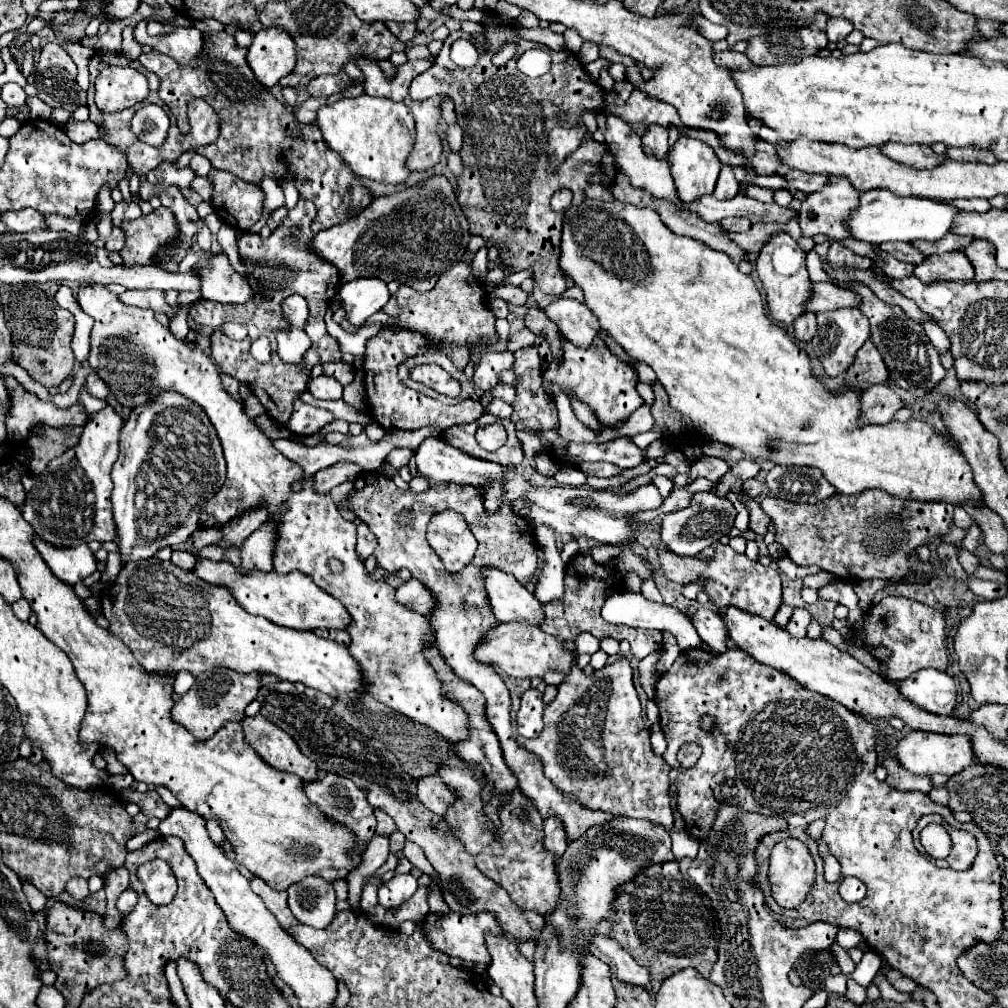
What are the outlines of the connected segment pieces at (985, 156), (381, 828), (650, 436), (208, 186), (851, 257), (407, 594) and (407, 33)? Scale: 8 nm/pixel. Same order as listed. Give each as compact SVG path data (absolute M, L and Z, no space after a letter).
M948 147L946 155L954 161L976 161L976 163L986 163L992 165L998 159L992 155L992 151L984 151L980 147Z
M374 809L374 815L377 820L376 831L378 831L378 833L390 835L390 833L396 831L396 825L392 823L392 817L390 817L390 815L384 815L384 813L378 811L378 809Z
M654 430L640 433L632 437L632 441L643 451L643 462L648 461L648 457L646 455L646 448L648 447L648 445L661 437L662 433L656 432Z
M196 178L196 181L192 181L191 186L204 201L209 201L212 194L212 184L208 178Z
M832 241L826 253L826 261L830 267L846 267L846 269L870 269L872 267L872 261L868 257L860 257L852 253L850 249L842 247L838 241Z
M414 577L396 589L396 601L404 603L406 607L410 607L410 609L414 609L426 617L436 607L436 599L434 599L432 591L428 587L424 587L424 583L420 583Z
M388 21L386 27L402 41L402 43L408 43L412 41L420 31L416 29L416 23L394 23L394 21Z

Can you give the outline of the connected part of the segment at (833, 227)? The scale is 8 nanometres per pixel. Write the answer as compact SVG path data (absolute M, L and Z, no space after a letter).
M832 179L824 189L814 191L802 201L800 207L800 227L806 237L818 233L828 239L848 239L850 233L844 227L844 217L854 211L860 203L860 193L848 183L848 179Z

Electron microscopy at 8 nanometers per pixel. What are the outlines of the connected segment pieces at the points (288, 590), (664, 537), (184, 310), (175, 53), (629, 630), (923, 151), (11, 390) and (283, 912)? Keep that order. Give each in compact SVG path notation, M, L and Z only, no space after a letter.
M198 559L194 573L214 585L224 585L232 591L234 599L252 615L262 615L274 625L298 629L298 631L316 631L316 629L346 629L352 623L350 613L342 607L334 597L328 597L326 591L320 591L306 575L292 571L288 575L276 575L274 571L262 573L252 571L250 575L242 575L238 567L228 561L208 563L208 559Z
M710 491L694 493L692 501L690 501L690 505L686 509L676 511L676 513L668 513L664 517L660 543L664 543L664 547L668 547L676 555L692 555L694 557L702 549L706 549L708 545L716 543L722 535L728 535L730 529L734 527L736 515L738 515L738 511L734 509L730 499L720 497L716 493L710 493Z
M186 305L186 307L180 307L180 311L178 311L178 315L176 315L176 319L174 321L170 321L170 331L172 331L172 335L176 337L176 339L180 339L180 341L185 341L188 343L186 336L190 330L188 325L188 307L190 305Z
M142 19L136 29L134 29L134 39L140 45L150 45L152 49L172 57L176 63L194 63L196 55L200 55L200 47L202 47L202 31L198 31L196 27L174 27L170 33L166 35L156 35L150 37L146 33L146 19Z
M580 549L580 553L566 565L566 575L564 575L564 597L556 599L552 603L544 605L544 621L540 623L540 629L552 637L558 639L576 639L580 633L590 633L596 639L612 637L616 641L628 641L632 647L632 657L644 659L646 655L660 651L662 649L662 633L660 631L646 631L646 629L634 629L634 627L624 627L624 625L612 625L602 619L600 614L604 601L608 599L612 589L622 589L622 579L616 573L614 563L596 563L592 559L590 549Z
M888 143L888 147L882 147L882 153L892 157L896 163L904 163L916 169L934 169L946 159L946 155L936 155L930 147L900 145L900 143Z
M2 375L4 377L4 385L10 397L10 409L8 409L8 417L6 417L6 431L8 431L8 443L10 445L24 445L28 441L28 433L32 425L44 423L48 427L84 427L90 421L90 415L78 405L74 403L72 407L66 409L58 409L54 403L50 401L42 401L36 395L24 391L24 387L10 375Z
M254 877L254 879L250 881L250 887L252 887L252 891L264 901L264 905L268 907L268 911L274 913L274 917L278 919L278 923L282 925L284 931L290 931L294 925L298 925L298 923L296 923L296 917L294 917L292 911L288 909L286 893L284 893L284 891L276 891L276 889L268 887L268 885L266 885L262 879L258 879L258 877Z

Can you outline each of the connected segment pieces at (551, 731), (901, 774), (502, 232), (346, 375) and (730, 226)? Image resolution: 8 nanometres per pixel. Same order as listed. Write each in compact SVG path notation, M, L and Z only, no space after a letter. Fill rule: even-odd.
M566 641L566 647L574 655L572 671L564 681L558 685L558 695L552 703L544 709L544 729L534 739L524 739L524 747L534 753L544 767L544 775L562 791L564 795L574 795L576 801L580 801L590 811L610 811L612 815L622 817L634 817L634 819L646 819L654 825L662 825L672 838L672 851L676 860L684 857L694 859L698 853L699 841L694 837L688 837L683 830L676 833L672 830L672 809L670 809L670 795L668 795L668 773L670 765L652 751L650 745L650 731L646 731L640 701L632 683L632 667L626 659L618 659L612 665L606 665L600 671L594 671L594 675L584 675L584 671L576 665L576 651L574 641ZM556 765L562 769L562 779L556 779Z
M888 751L884 753L884 761L882 765L888 771L888 785L898 789L898 791L920 791L920 793L930 793L932 791L932 781L926 775L914 775L908 769L904 769L896 759L892 759L888 755Z
M486 15L486 21L482 23L484 33L486 33L486 41L484 41L484 49L490 53L496 53L498 47L502 47L504 43L516 43L518 45L518 53L512 57L512 61L508 61L502 67L496 67L492 61L478 61L474 67L468 69L466 77L466 69L458 67L452 63L450 59L450 41L444 41L444 47L440 51L440 55L436 57L436 65L432 65L428 71L424 71L422 75L418 75L412 81L410 87L410 95L414 99L426 99L432 97L432 93L444 93L448 95L454 105L456 105L456 115L458 115L458 123L464 129L464 145L460 149L460 157L462 157L462 165L464 165L464 173L458 177L458 203L470 223L470 235L480 235L488 245L496 247L500 253L500 261L504 265L504 269L508 271L522 271L522 269L530 269L532 271L532 279L536 281L536 285L548 293L548 295L560 295L568 289L568 279L564 279L564 275L560 275L560 267L558 267L558 253L560 253L560 225L562 225L562 213L554 213L550 207L550 197L560 191L560 189L570 189L572 191L572 203L582 203L584 201L584 187L592 185L592 183L600 183L602 187L610 187L614 177L616 177L616 169L614 169L614 155L608 151L608 147L604 143L596 143L594 139L584 139L582 145L578 147L578 151L574 151L572 155L568 155L564 159L564 163L558 167L556 173L548 171L548 133L554 127L572 127L576 125L578 119L582 119L584 109L590 109L594 113L600 113L602 105L604 105L604 91L590 81L590 77L586 75L586 71L582 69L580 59L574 53L562 53L562 55L554 55L552 67L550 67L550 75L542 75L538 79L526 77L516 69L516 59L518 55L522 55L526 49L536 47L534 43L528 43L524 39L520 39L514 31L510 31L510 23L506 23L504 19L500 19L498 15ZM564 111L568 113L570 119L562 121L558 119L558 113Z
M338 361L338 363L326 363L324 365L324 373L338 379L342 385L350 385L354 379L354 367L346 361Z
M724 219L724 221L720 221L720 225L728 233L740 233L740 231L748 231L752 223L748 223L748 219Z

